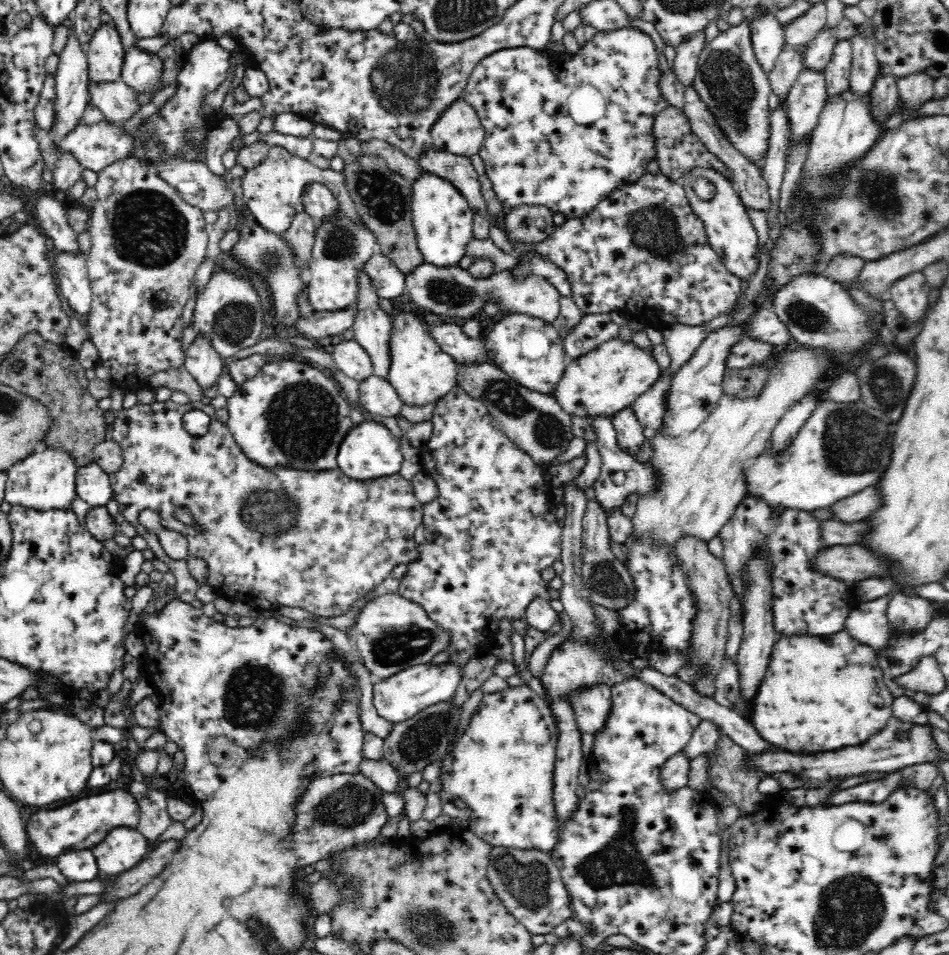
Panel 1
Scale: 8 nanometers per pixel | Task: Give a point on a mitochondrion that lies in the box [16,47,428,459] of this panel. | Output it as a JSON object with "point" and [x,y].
{"point":[148,229]}

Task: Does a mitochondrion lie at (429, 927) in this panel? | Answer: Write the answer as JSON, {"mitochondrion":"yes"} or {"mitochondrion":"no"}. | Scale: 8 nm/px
{"mitochondrion":"yes"}

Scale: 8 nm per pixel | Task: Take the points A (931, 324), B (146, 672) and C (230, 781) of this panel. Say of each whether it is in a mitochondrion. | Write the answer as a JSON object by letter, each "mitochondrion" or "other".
{"A":"other","B":"other","C":"other"}

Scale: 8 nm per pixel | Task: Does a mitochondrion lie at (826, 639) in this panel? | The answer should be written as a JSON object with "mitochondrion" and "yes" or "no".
{"mitochondrion":"no"}

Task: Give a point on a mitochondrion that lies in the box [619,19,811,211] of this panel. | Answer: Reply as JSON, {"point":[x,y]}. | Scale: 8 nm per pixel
{"point":[728,79]}

